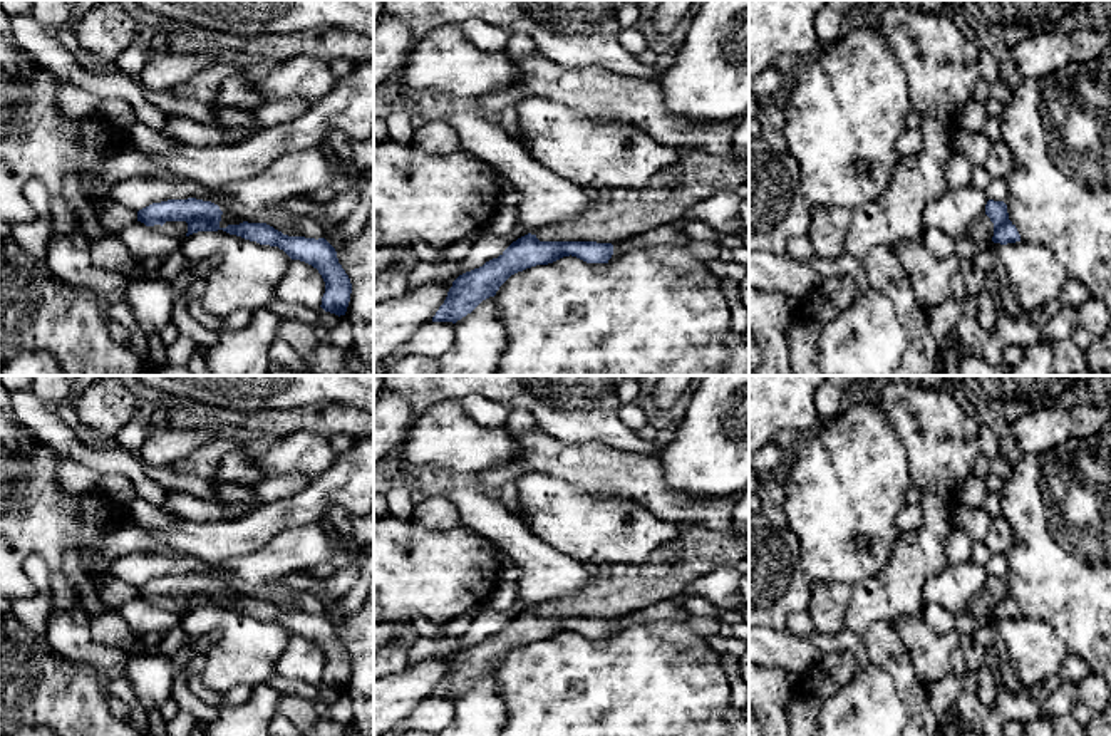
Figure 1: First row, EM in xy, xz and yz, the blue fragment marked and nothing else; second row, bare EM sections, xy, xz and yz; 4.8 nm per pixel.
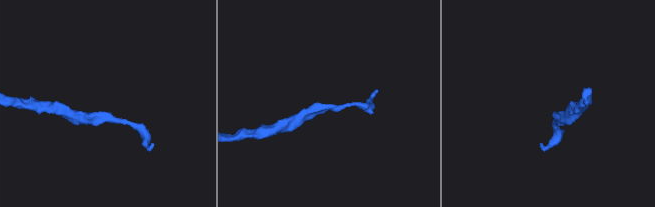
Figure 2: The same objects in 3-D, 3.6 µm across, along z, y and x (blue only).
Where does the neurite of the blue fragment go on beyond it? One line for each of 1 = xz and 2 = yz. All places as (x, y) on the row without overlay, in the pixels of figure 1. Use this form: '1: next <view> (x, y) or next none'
1: next xz (625, 589)
2: next yz (982, 604)

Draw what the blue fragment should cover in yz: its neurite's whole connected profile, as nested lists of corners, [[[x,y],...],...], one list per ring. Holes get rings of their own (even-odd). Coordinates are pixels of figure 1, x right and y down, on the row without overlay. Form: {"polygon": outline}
{"polygon": [[[989,575],[985,587],[970,600],[969,610],[979,617],[1007,620],[1021,617],[1015,600],[1009,595],[1007,580],[1004,577]]]}

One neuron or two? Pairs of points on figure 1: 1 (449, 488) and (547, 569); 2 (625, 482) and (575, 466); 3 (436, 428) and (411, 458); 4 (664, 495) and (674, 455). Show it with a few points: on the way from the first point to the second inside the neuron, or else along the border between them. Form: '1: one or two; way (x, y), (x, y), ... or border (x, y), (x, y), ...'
1: one; way (473, 505), (523, 547)
2: one; way (614, 471), (587, 466)
3: one; way (434, 435), (418, 451)
4: two; border (657, 456), (669, 485), (704, 498)

